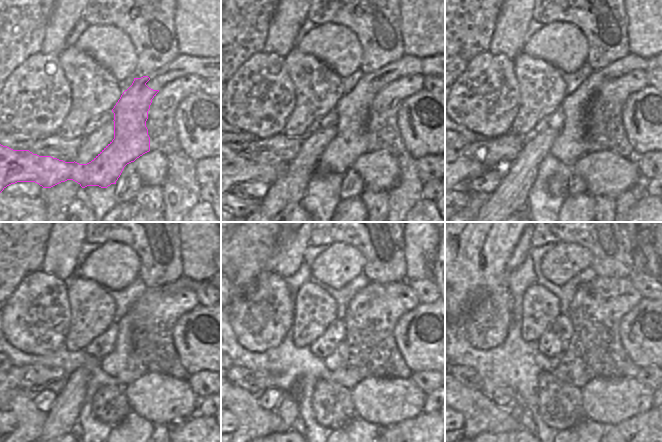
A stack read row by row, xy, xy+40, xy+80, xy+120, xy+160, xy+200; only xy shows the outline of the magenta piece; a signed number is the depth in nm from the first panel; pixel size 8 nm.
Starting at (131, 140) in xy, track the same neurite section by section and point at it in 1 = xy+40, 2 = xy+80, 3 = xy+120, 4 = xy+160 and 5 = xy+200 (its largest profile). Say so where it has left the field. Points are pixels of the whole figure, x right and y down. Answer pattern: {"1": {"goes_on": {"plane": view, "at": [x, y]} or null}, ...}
{"1": {"goes_on": {"plane": "xy+40", "at": [349, 144]}}, "2": {"goes_on": {"plane": "xy+80", "at": [570, 144]}}, "3": {"goes_on": {"plane": "xy+120", "at": [112, 364]}}, "4": {"goes_on": {"plane": "xy+160", "at": [340, 355]}}, "5": {"goes_on": {"plane": "xy+200", "at": [554, 361]}}}

